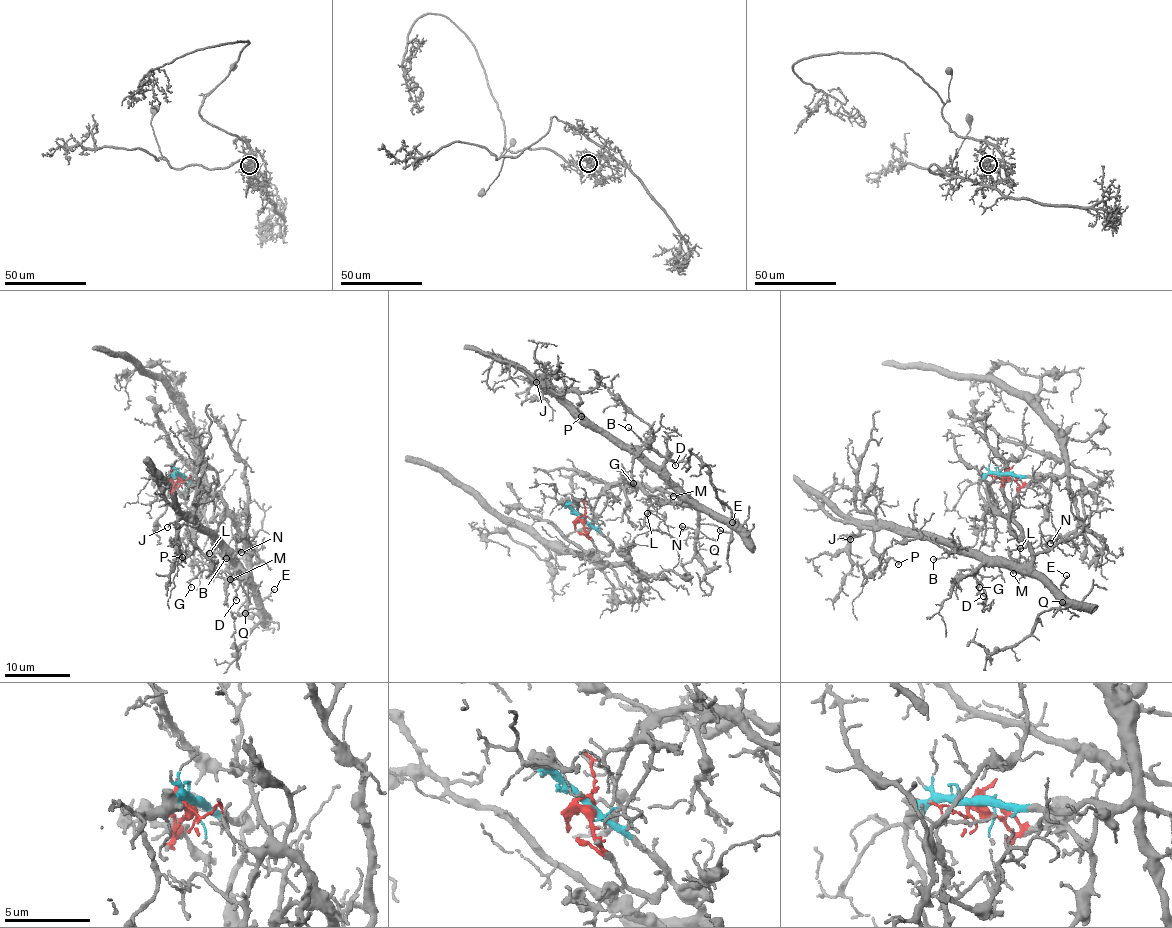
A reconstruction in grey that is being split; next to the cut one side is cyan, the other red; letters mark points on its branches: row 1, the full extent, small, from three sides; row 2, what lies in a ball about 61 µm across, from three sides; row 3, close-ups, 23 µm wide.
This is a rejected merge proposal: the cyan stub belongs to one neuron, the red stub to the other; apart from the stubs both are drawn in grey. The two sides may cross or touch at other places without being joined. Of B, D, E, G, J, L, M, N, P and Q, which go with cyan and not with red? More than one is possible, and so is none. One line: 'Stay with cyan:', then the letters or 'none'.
Stay with cyan: none

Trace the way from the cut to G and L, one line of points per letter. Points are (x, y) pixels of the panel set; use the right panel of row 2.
G: (1005, 476), (993, 475), (988, 497), (1019, 532), (1031, 559), (957, 577), (962, 570), (975, 569), (979, 587)
L: (1005, 476), (993, 475), (988, 497), (1029, 546), (1031, 561), (1012, 565), (1020, 547)

